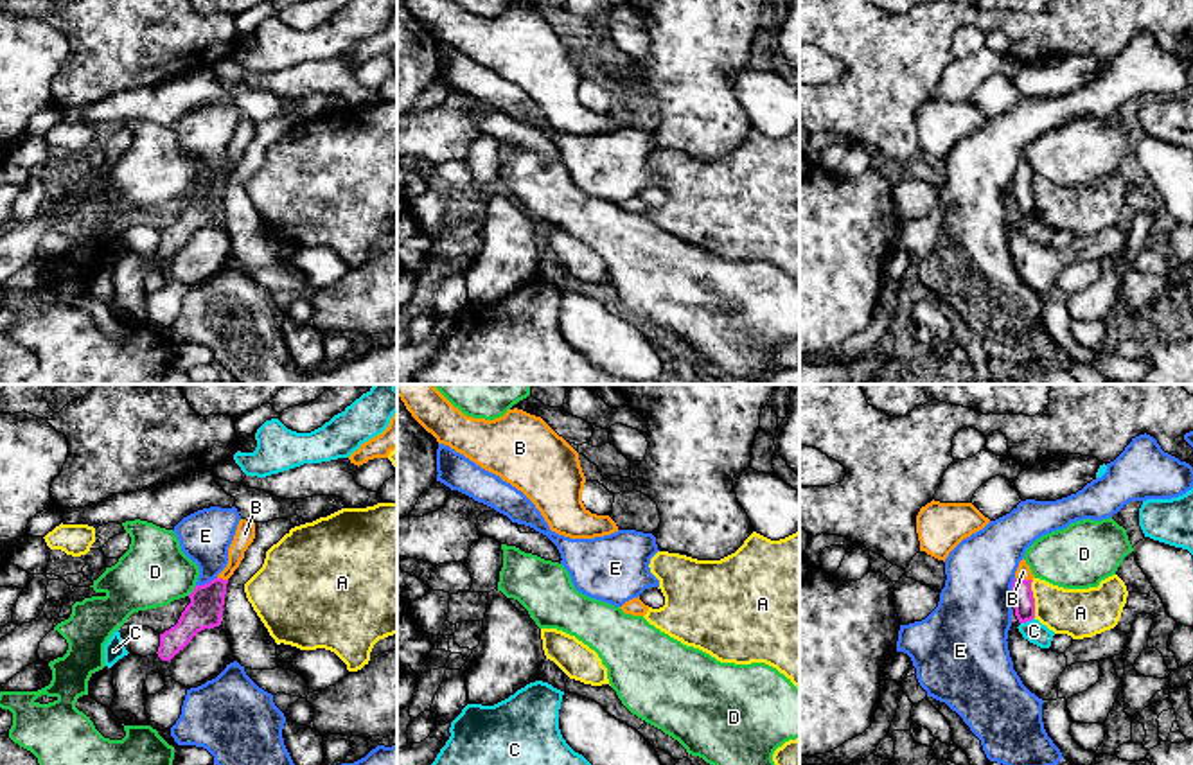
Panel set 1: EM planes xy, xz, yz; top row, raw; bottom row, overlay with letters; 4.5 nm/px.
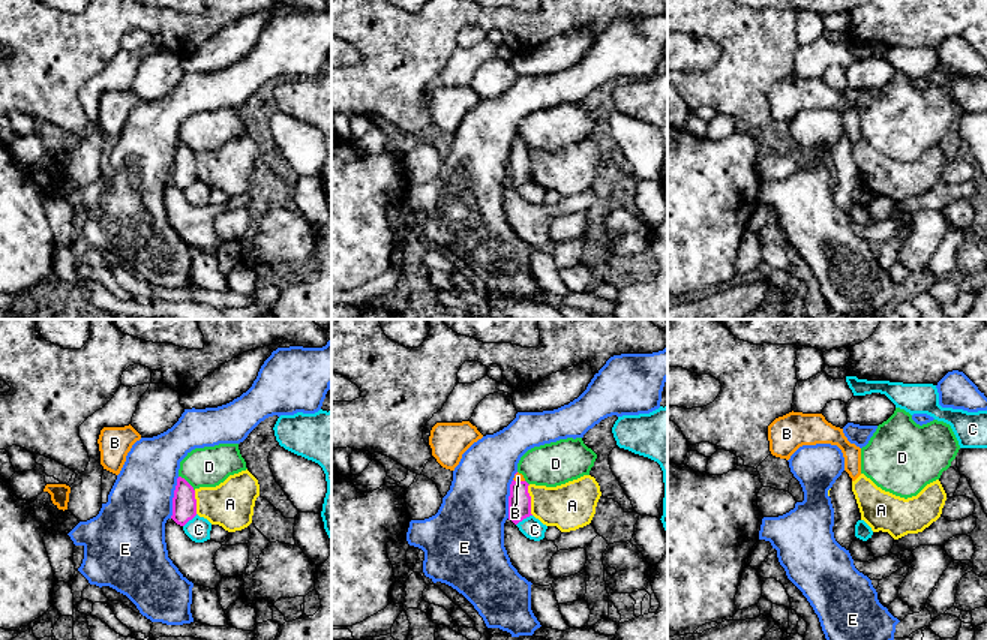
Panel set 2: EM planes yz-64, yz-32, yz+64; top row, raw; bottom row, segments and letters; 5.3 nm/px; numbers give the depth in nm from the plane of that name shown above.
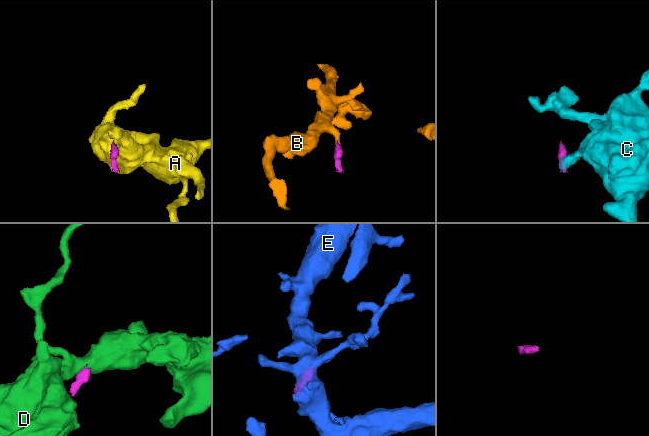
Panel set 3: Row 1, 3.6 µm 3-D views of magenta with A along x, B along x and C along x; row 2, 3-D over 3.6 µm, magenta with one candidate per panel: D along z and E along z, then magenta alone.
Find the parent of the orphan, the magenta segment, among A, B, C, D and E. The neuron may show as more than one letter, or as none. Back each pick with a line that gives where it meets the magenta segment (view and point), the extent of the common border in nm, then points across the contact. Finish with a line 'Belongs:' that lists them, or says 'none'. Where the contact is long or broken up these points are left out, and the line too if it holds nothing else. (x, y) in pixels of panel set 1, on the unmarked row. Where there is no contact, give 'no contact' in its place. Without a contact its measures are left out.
B: meets magenta in yz at (1025, 178); contact 80 nm long; runs through yz (1023, 196), (1025, 178), (1023, 169)
Belongs: B

